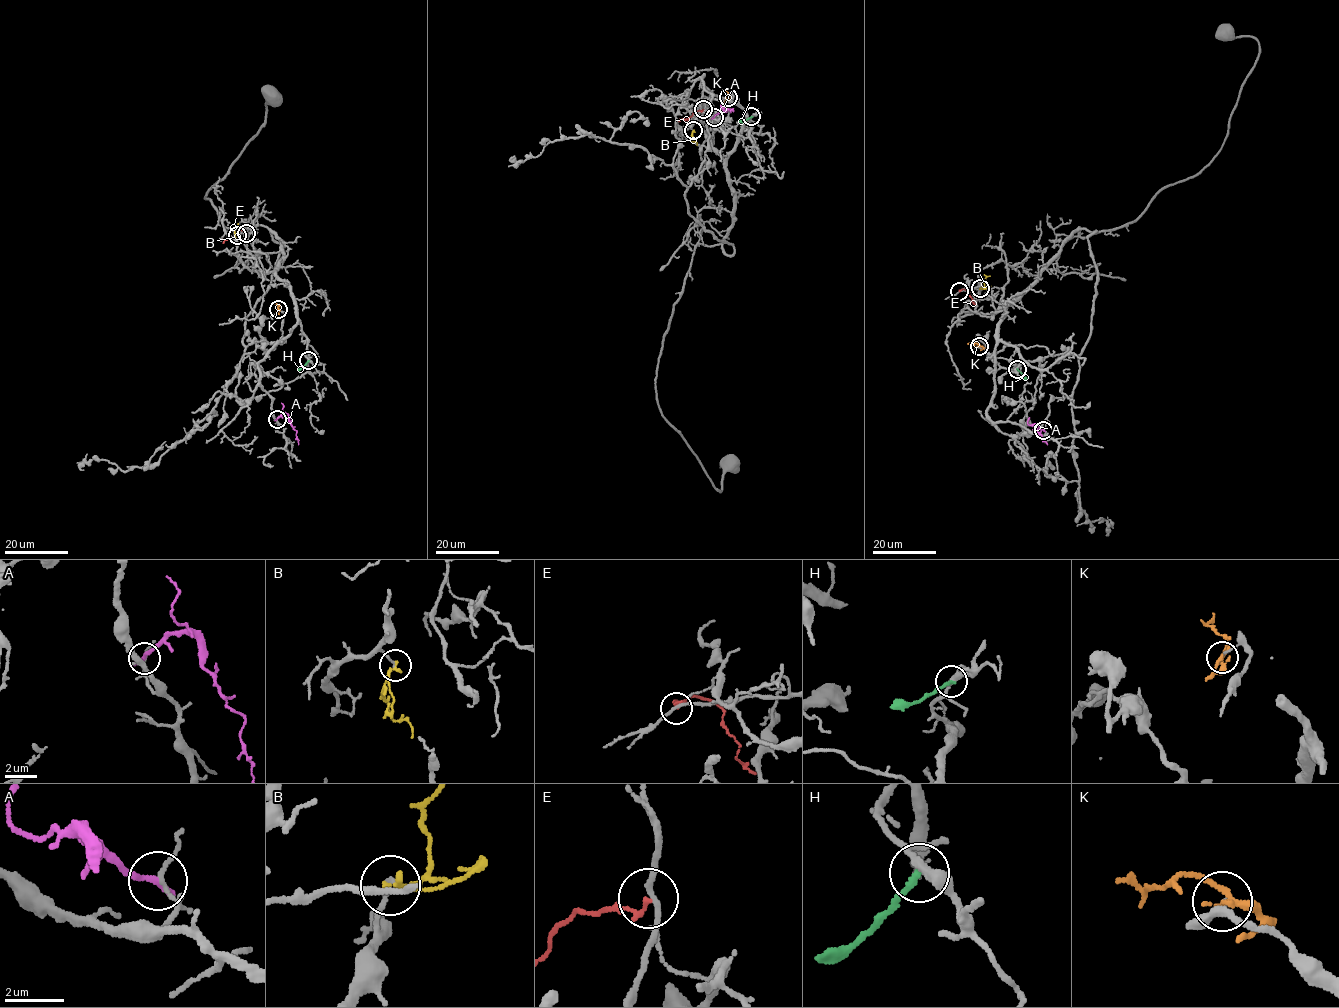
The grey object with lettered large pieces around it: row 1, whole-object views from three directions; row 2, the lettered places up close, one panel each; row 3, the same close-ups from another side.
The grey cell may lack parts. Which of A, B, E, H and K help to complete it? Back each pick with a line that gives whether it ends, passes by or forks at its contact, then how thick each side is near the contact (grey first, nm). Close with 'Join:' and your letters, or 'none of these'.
Join: none of these

